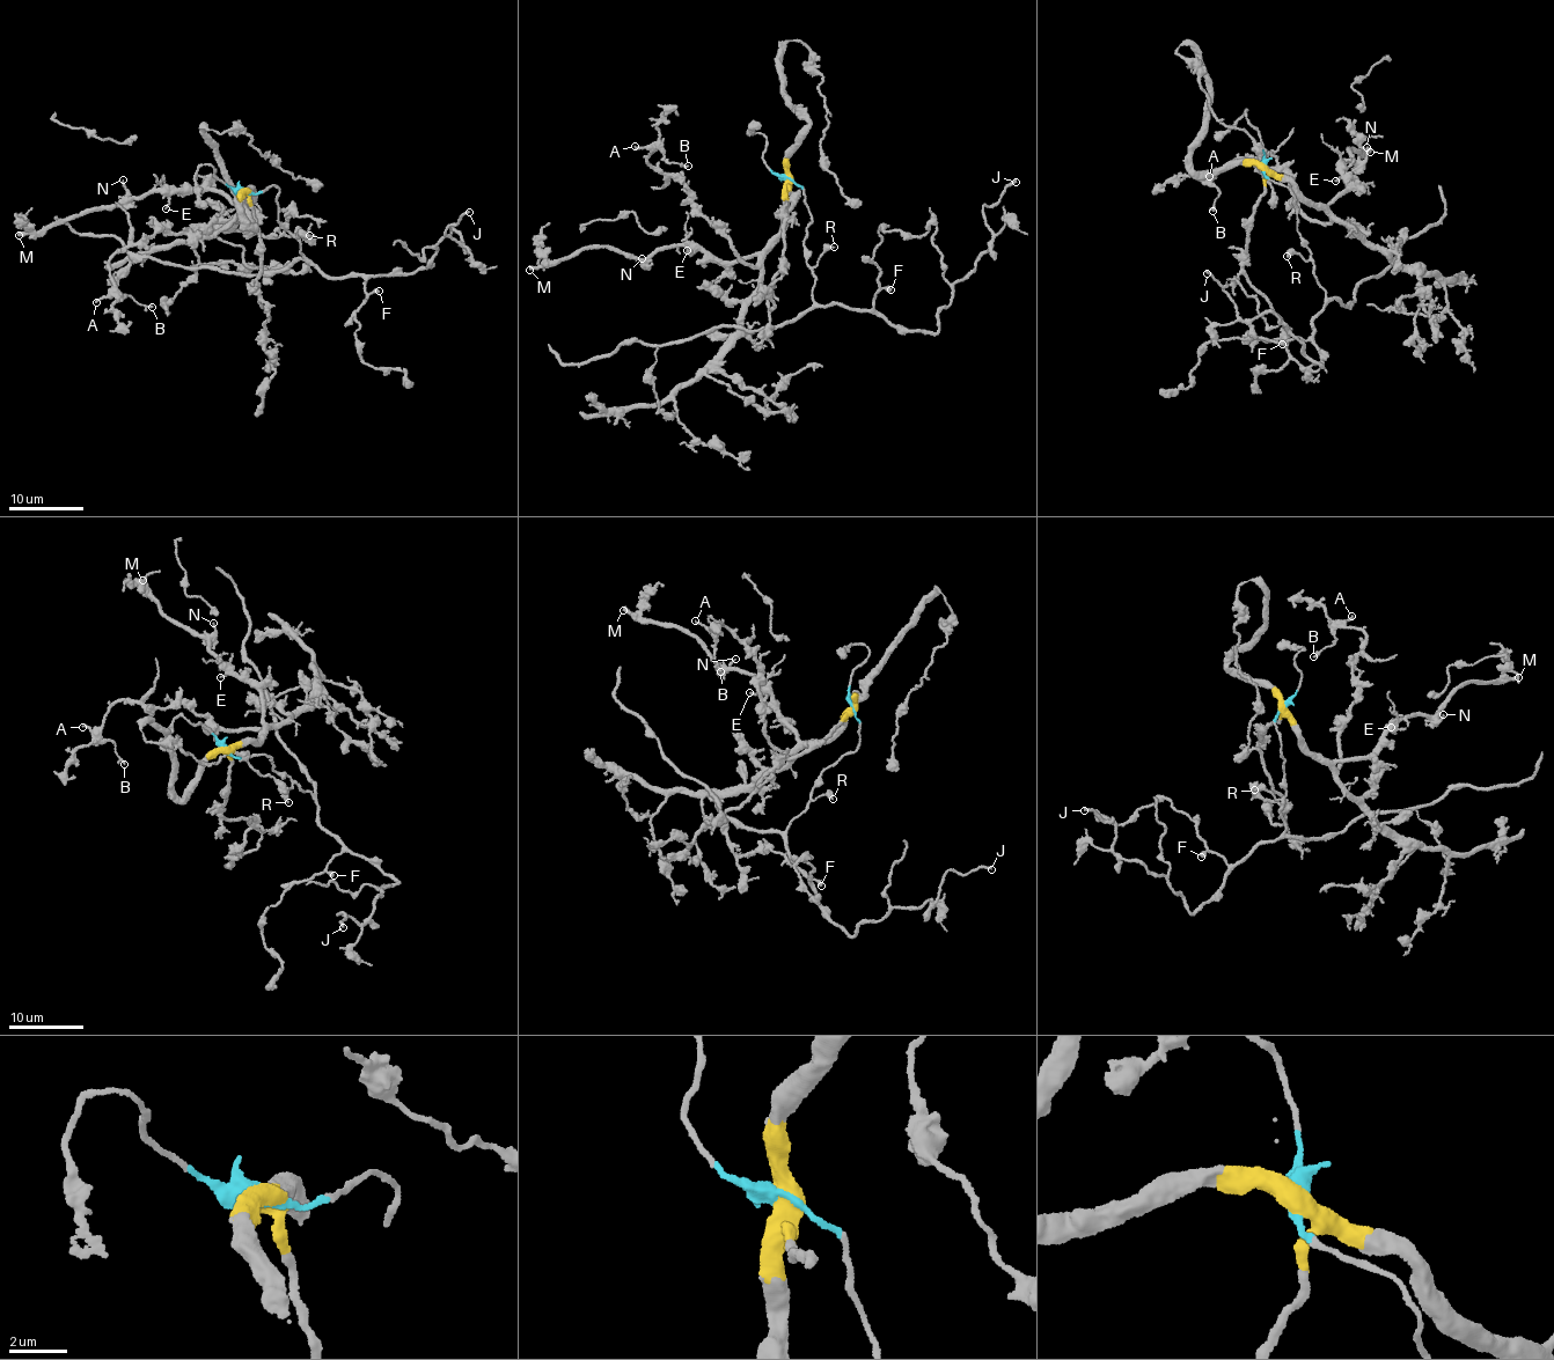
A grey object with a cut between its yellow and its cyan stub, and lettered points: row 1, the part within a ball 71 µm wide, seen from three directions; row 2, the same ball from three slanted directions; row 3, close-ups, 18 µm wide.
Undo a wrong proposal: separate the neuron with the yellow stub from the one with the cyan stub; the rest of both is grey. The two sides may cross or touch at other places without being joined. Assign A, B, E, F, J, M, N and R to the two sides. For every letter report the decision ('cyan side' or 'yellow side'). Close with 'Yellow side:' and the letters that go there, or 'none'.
A: yellow side
B: yellow side
E: yellow side
F: cyan side
J: cyan side
M: yellow side
N: yellow side
R: cyan side
Yellow side: A, B, E, M, N

